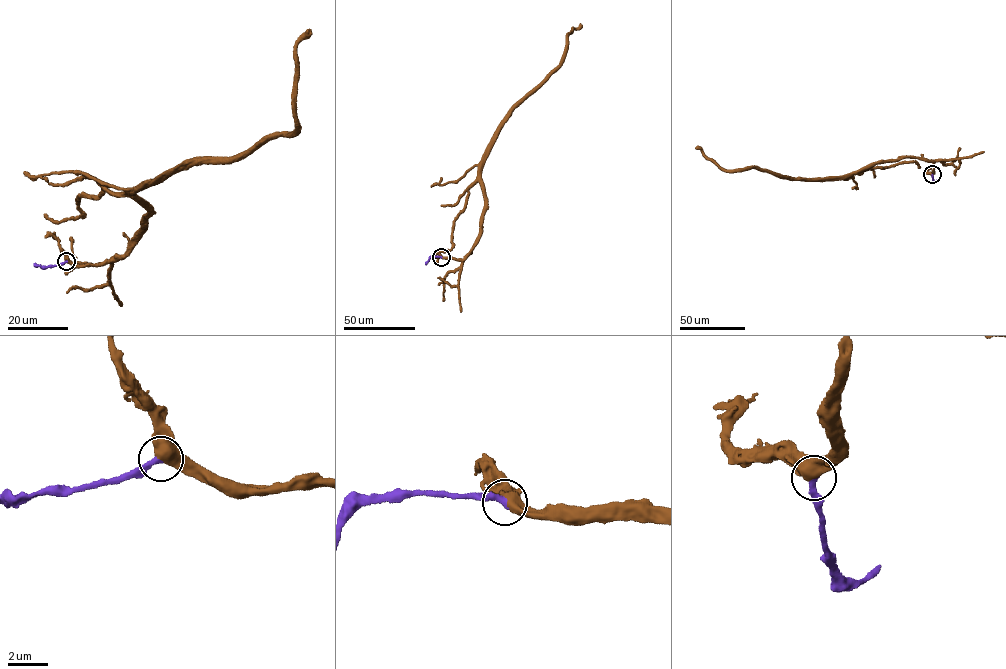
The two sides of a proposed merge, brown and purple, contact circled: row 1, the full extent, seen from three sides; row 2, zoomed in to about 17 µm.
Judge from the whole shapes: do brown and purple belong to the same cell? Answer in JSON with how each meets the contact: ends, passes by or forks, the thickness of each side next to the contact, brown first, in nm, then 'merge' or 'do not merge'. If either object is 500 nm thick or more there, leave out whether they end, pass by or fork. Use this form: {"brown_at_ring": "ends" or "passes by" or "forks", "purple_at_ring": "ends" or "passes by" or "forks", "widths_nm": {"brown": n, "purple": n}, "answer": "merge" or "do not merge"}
{"widths_nm": {"brown": 500, "purple": 320}, "answer": "merge"}

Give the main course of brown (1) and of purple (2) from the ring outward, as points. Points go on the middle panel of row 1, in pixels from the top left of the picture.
1: (441, 257), (463, 259), (475, 244), (485, 209), (480, 169), (489, 148)
2: (441, 257), (430, 257), (425, 264)

